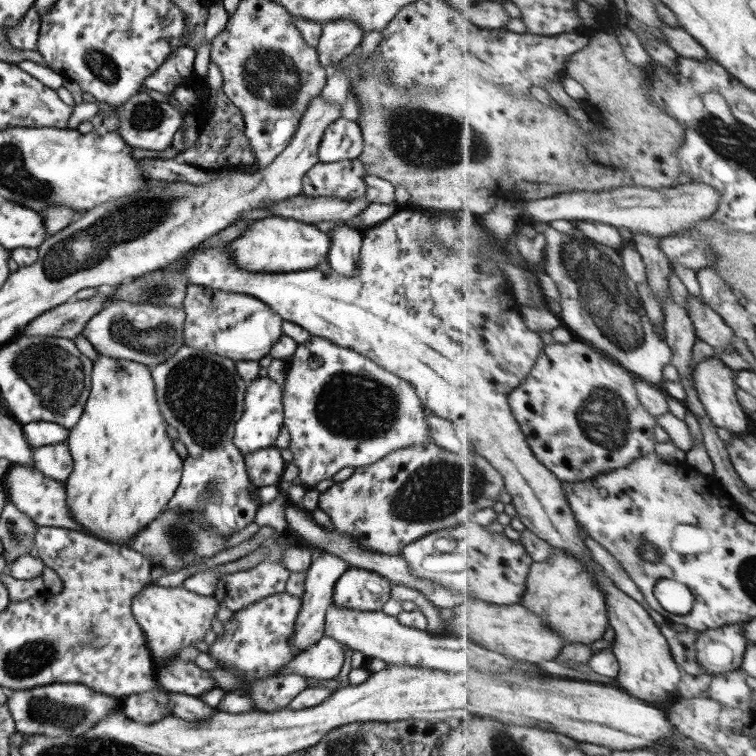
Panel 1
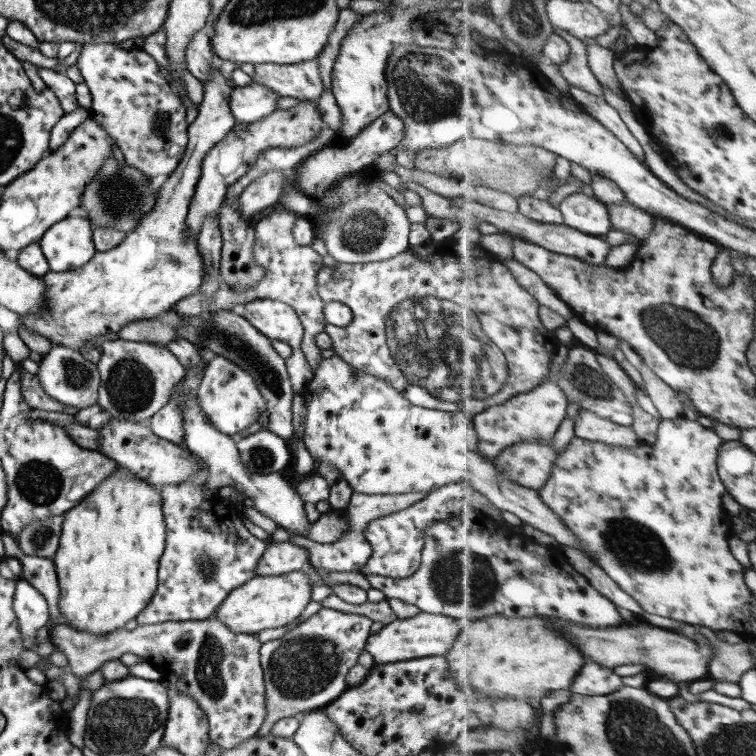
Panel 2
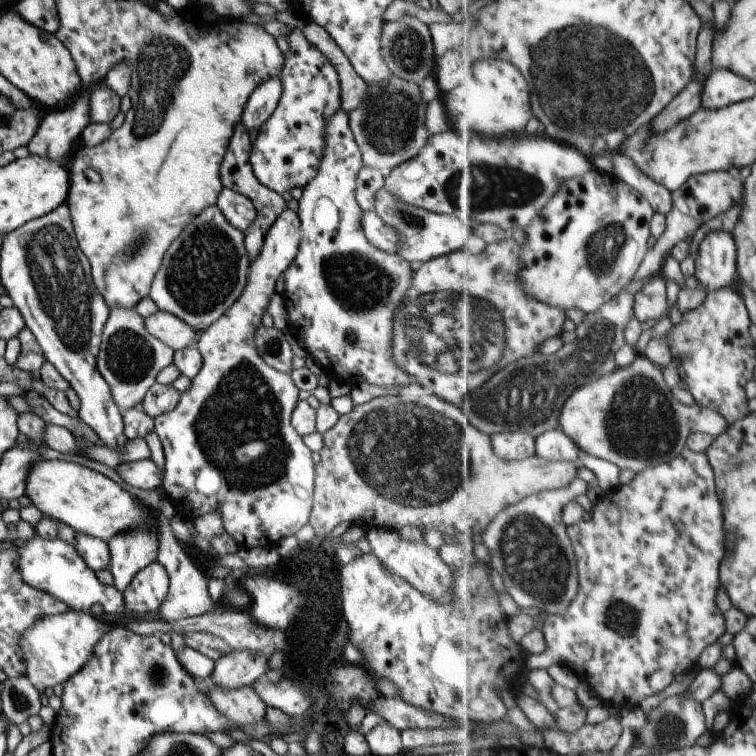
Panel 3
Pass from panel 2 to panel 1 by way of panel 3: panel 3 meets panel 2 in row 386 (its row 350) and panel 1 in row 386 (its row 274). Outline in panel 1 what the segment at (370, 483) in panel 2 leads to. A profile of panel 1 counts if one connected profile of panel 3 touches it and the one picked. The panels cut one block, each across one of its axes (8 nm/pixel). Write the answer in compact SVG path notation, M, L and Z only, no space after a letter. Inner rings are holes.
M310 336L307 342L297 344L294 353L290 357L290 365L282 386L281 404L283 413L282 425L289 433L289 446L287 448L292 454L291 462L297 467L300 484L307 488L314 488L319 480L331 479L338 470L346 466L351 466L354 469L364 467L368 464L373 464L376 460L383 458L390 452L396 451L398 448L407 448L418 442L431 441L430 430L424 417L422 404L417 398L414 388L406 380L395 376L391 372L387 372L384 368L377 366L372 360L353 352L352 349L341 348L340 345L333 344L332 341L325 340L320 336Z

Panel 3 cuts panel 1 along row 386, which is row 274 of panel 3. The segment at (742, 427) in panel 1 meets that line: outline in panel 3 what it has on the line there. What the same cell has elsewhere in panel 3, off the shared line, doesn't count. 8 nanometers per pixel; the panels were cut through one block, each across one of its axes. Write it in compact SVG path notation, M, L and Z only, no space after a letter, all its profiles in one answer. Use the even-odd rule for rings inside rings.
M711 232L702 240L695 276L711 293L737 286L738 248L731 232Z

